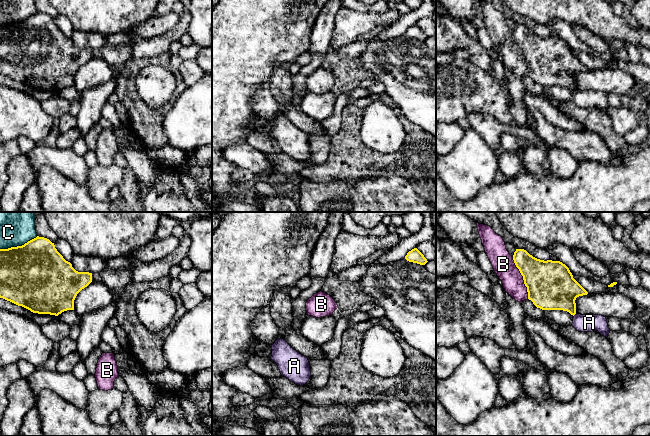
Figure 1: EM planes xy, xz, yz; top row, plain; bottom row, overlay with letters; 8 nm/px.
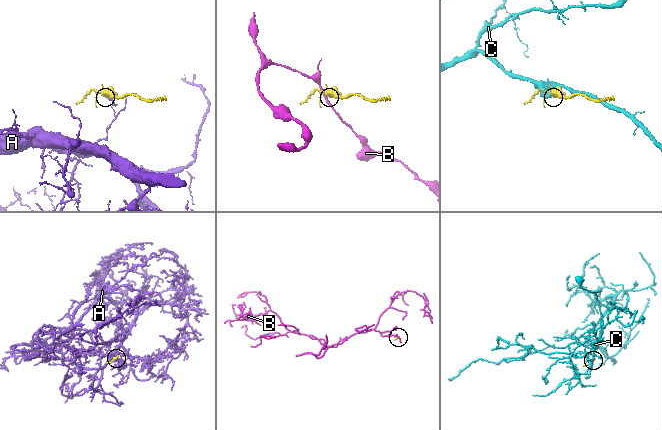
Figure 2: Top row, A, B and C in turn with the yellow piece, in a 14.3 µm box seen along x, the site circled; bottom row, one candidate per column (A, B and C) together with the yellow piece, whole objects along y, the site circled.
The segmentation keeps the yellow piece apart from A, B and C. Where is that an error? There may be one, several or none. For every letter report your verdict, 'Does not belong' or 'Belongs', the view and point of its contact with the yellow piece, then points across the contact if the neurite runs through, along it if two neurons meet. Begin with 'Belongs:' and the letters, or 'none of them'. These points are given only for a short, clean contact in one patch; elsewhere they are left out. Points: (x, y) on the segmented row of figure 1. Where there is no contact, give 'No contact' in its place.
Belongs: none of them
A: Does not belong. Touches yellow at yz (574, 314). Boundary: yz (575, 313), (573, 315)
B: Does not belong. Touches yellow at yz (523, 278)
C: Does not belong. Touches yellow at xy (18, 246)

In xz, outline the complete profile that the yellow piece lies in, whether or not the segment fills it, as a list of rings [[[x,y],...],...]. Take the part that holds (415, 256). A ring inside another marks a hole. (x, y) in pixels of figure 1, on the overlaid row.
[[[417,248],[409,251],[405,256],[405,259],[409,262],[417,263],[420,265],[425,265],[428,262],[424,255]]]

